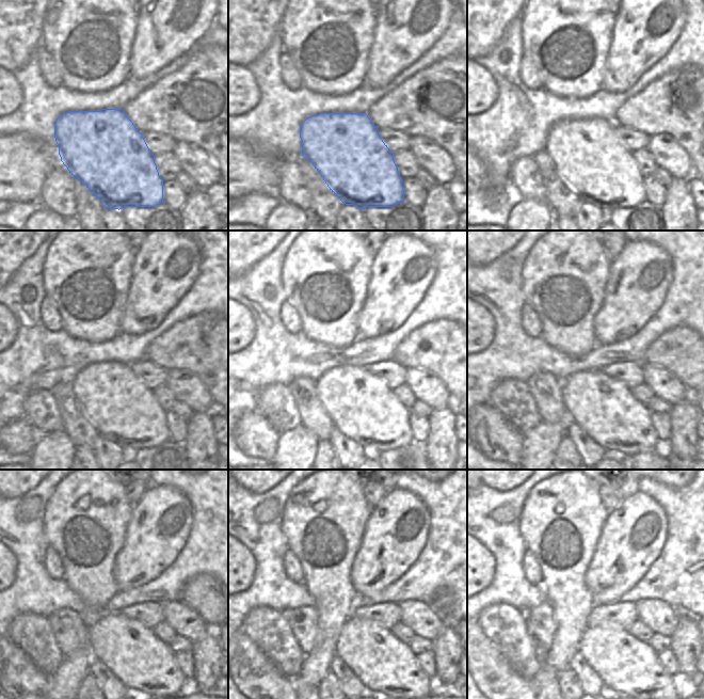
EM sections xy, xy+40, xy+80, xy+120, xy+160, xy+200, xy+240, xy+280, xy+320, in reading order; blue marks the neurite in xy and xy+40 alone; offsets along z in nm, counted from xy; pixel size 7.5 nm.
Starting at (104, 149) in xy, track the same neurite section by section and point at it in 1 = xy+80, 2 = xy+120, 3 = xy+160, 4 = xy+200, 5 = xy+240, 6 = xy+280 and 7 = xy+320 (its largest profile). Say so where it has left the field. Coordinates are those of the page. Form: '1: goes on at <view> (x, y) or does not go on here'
1: goes on at xy+80 (588, 155)
2: goes on at xy+120 (122, 409)
3: goes on at xy+160 (362, 407)
4: goes on at xy+200 (604, 407)
5: goes on at xy+240 (141, 661)
6: goes on at xy+280 (383, 663)
7: goes on at xy+320 (630, 667)

